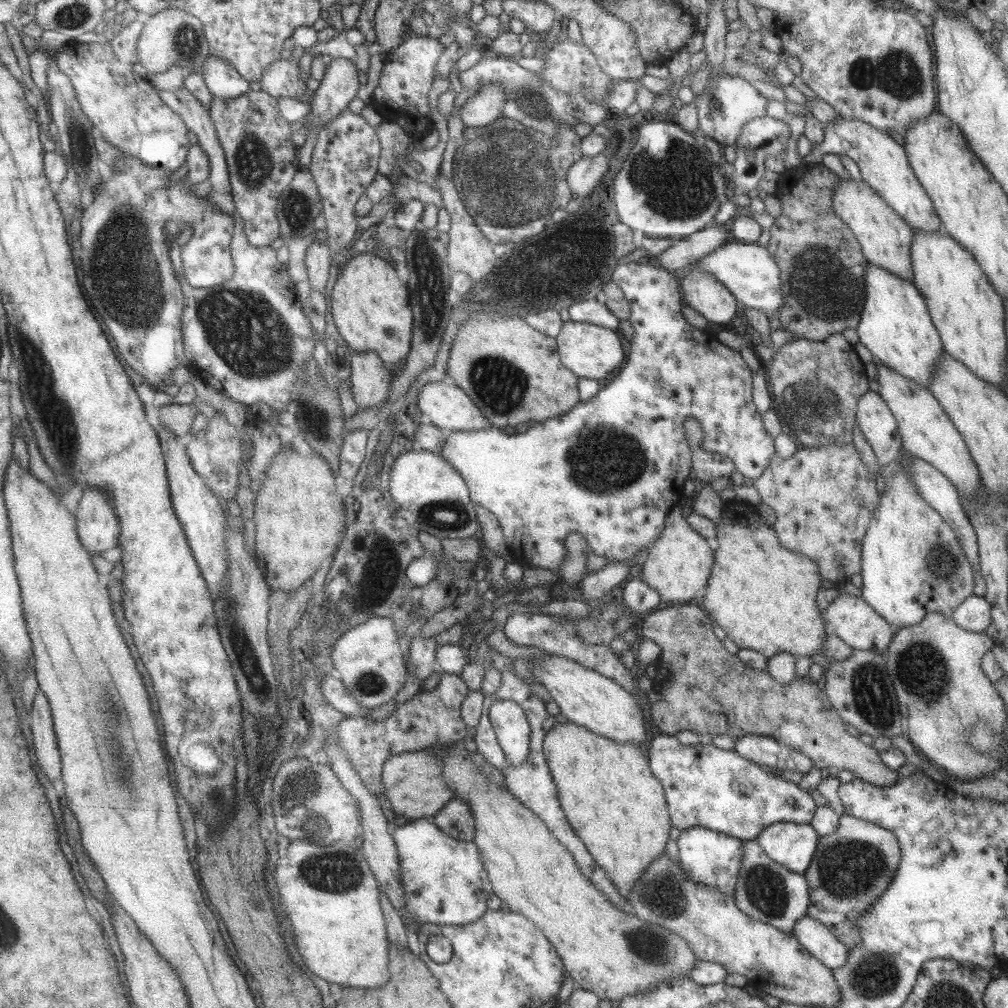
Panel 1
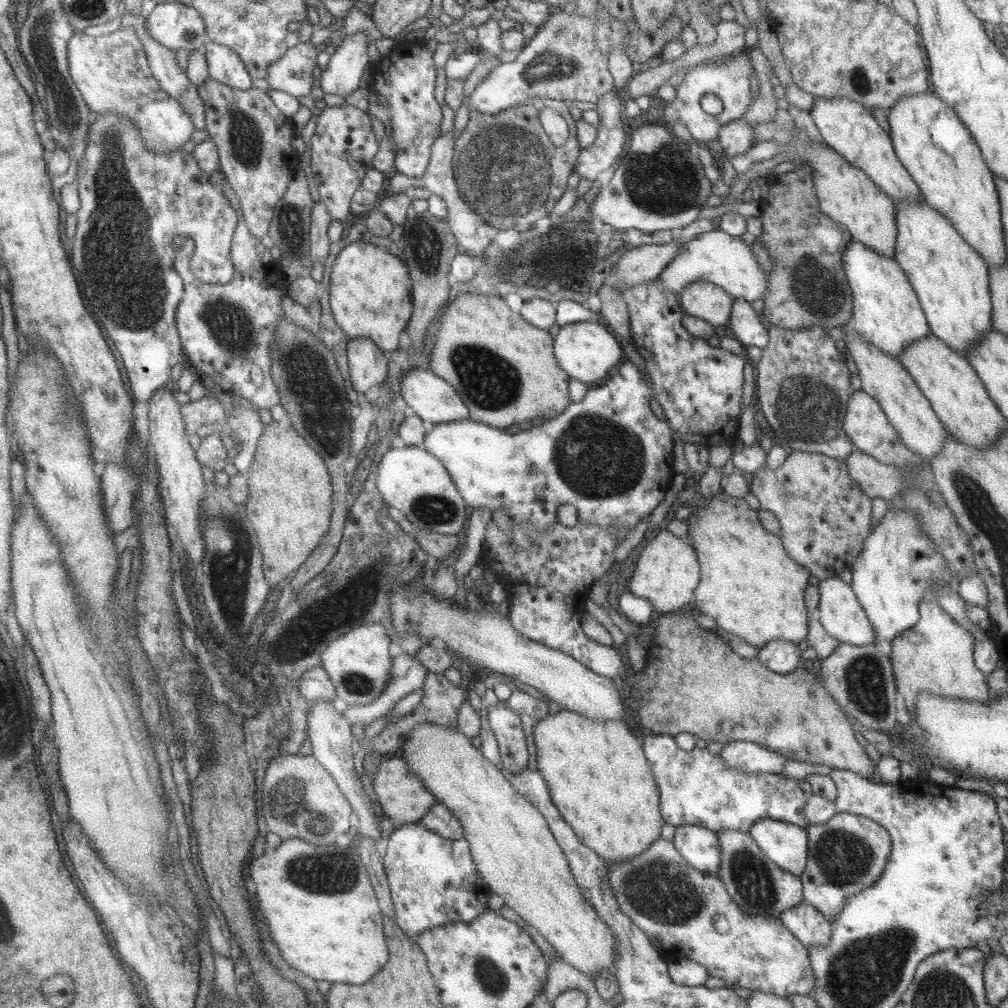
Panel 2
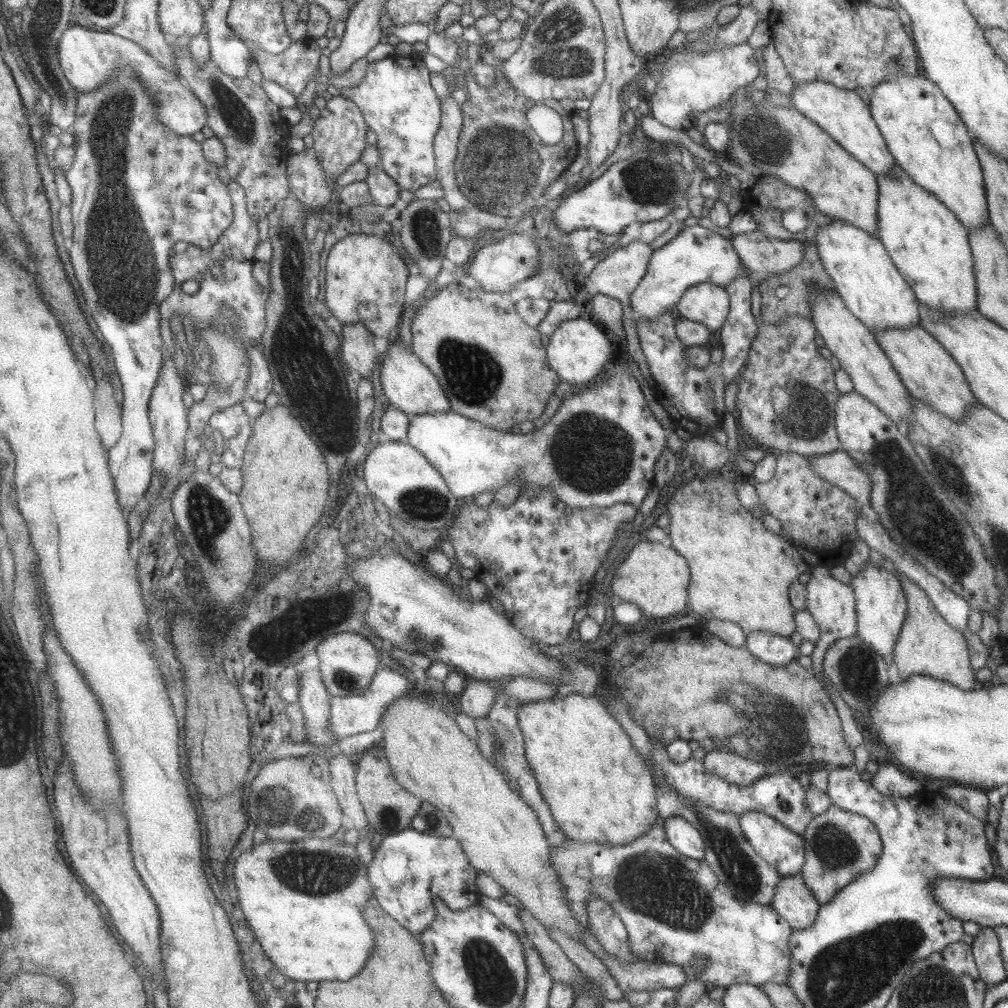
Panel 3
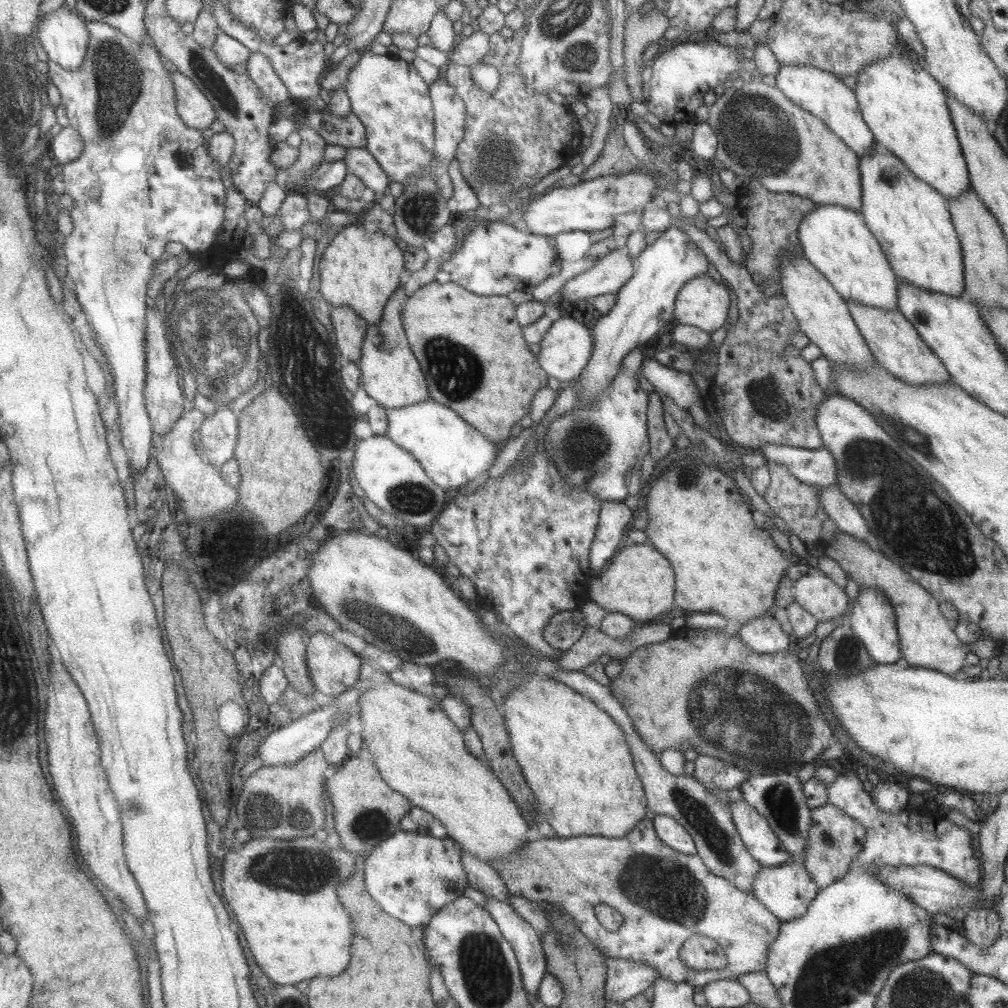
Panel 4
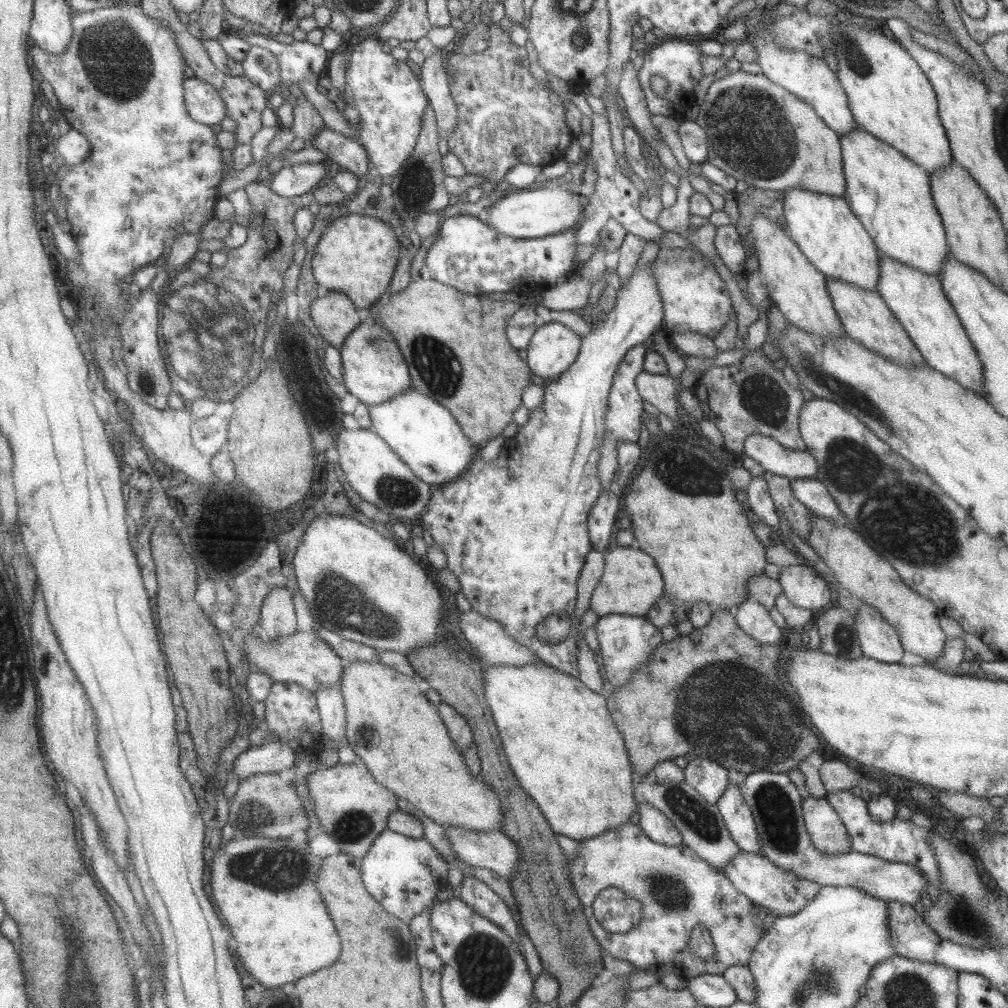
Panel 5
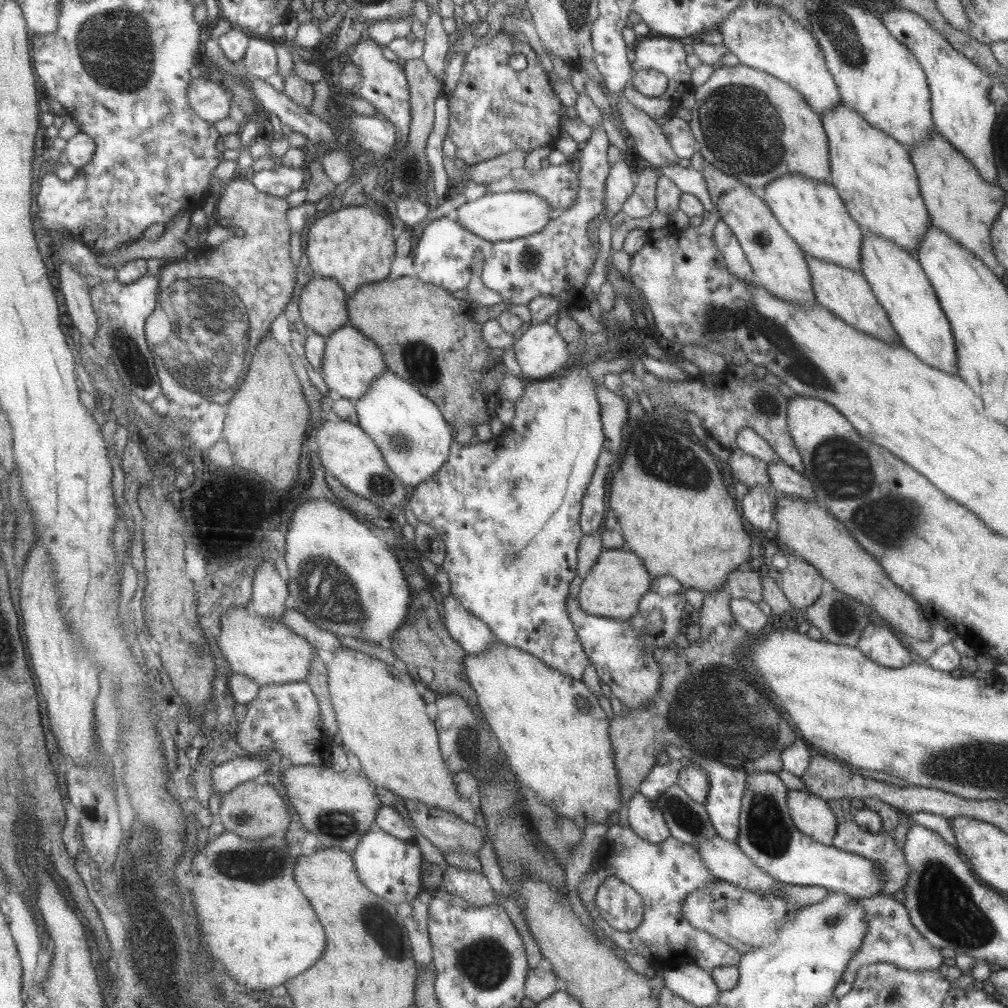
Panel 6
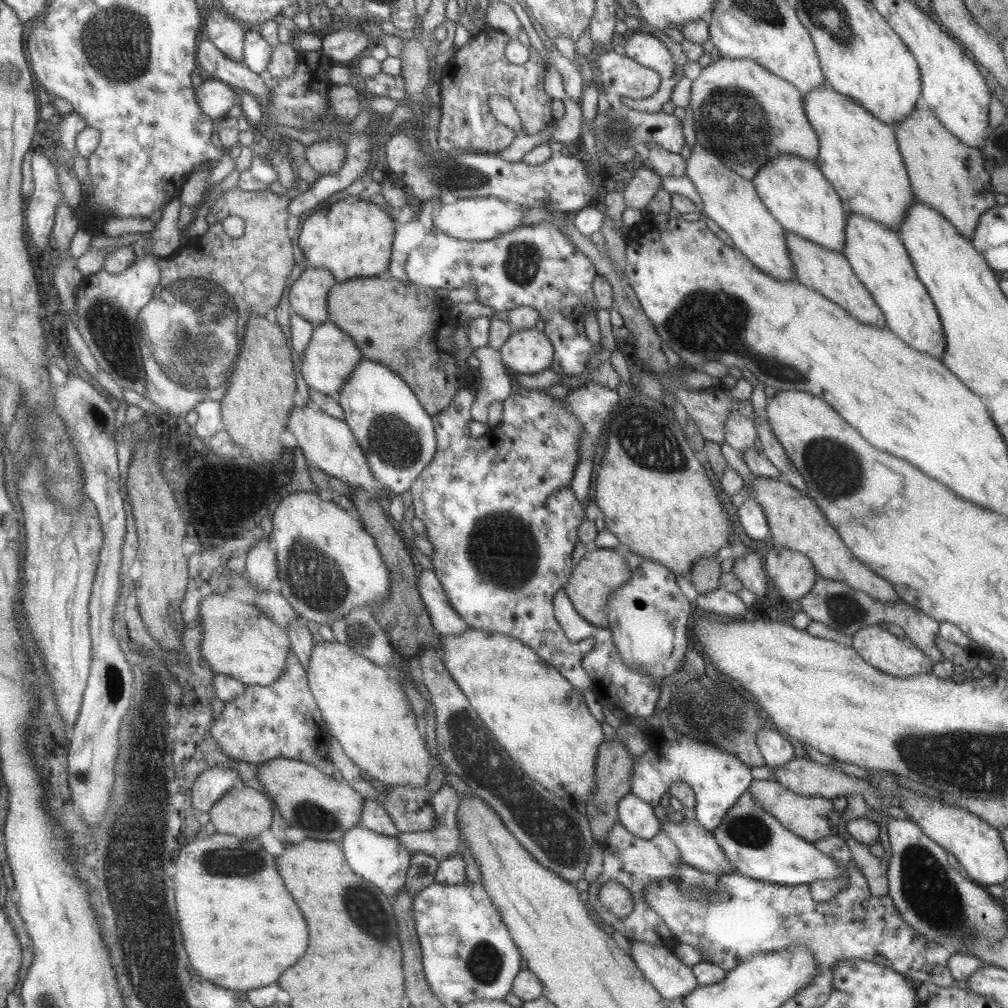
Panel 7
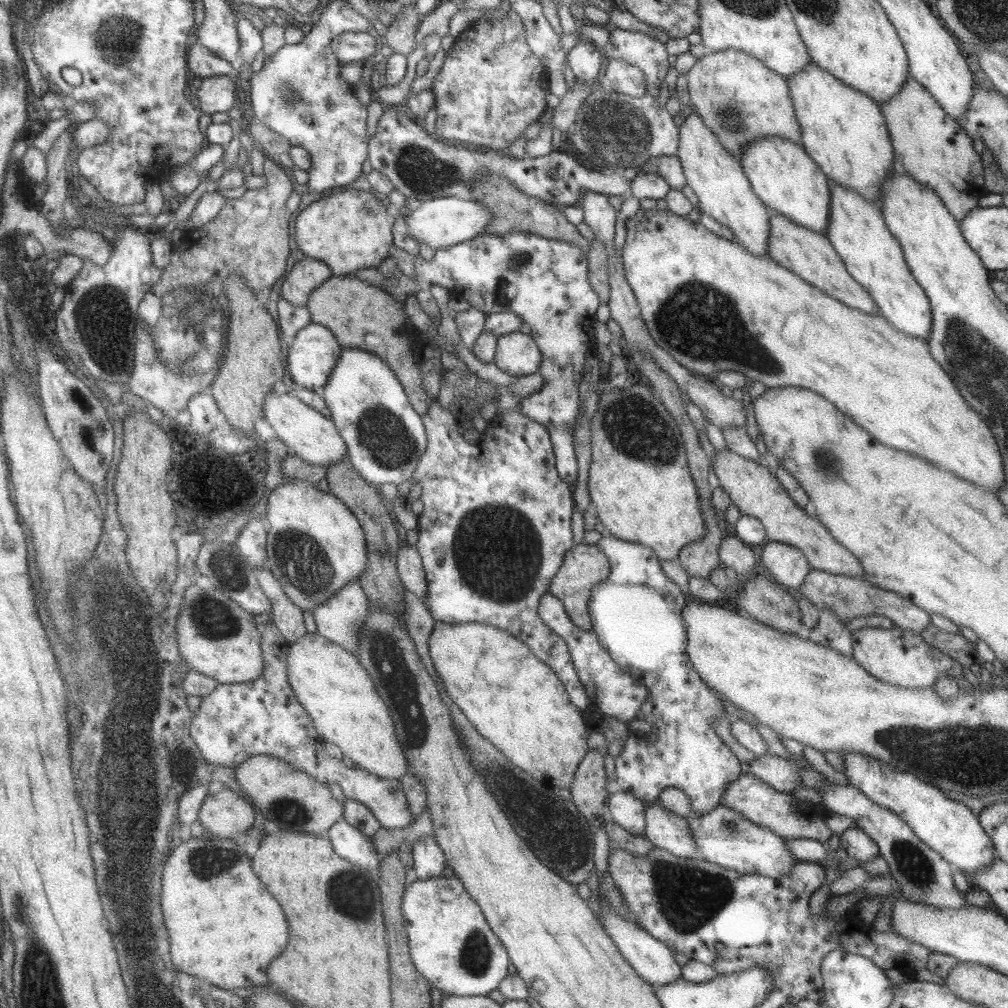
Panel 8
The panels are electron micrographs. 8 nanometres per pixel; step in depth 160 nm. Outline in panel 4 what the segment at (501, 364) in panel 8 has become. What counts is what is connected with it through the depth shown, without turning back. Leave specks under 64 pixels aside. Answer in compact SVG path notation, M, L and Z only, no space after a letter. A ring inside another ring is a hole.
M559 317L554 320L551 326L544 332L543 338L538 342L537 364L545 371L545 374L558 381L567 382L575 380L582 371L589 358L592 338L587 328L572 319L571 317Z

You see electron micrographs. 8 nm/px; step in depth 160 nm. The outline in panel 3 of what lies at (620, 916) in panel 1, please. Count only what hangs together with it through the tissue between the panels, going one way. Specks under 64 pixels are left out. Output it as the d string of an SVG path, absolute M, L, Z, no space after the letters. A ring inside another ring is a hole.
M413 691L395 699L385 710L380 724L385 729L381 745L388 753L396 779L403 788L433 804L448 818L452 837L460 841L469 864L491 876L505 894L514 896L520 908L529 911L543 928L557 928L565 932L567 938L583 944L583 933L588 929L583 929L571 916L555 869L550 864L551 846L536 814L515 791L509 789L501 773L479 753L475 741L461 733L455 717L442 711L426 695Z

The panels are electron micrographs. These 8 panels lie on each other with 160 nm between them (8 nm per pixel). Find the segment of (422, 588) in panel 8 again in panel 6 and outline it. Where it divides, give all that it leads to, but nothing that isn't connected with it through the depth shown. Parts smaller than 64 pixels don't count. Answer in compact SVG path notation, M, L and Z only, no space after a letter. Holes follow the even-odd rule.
M450 595L444 596L444 623L449 634L468 654L479 654L498 640L490 633L484 622L473 616Z

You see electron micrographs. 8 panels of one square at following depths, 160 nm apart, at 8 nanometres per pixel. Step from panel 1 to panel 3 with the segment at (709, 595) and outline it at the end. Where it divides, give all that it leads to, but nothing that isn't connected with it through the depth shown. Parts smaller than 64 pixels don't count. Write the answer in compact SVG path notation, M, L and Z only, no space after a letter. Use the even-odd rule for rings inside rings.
M703 475L701 478L693 478L687 484L679 484L675 486L675 490L671 492L671 496L665 502L667 515L669 515L669 524L667 524L667 536L669 536L670 547L685 559L689 567L689 586L687 588L687 599L689 608L691 608L693 615L699 619L719 619L728 620L737 624L742 628L742 631L748 635L753 631L769 631L773 634L789 637L795 631L794 612L789 604L789 584L793 584L797 580L797 576L801 572L809 570L807 563L802 556L787 542L782 539L780 535L769 532L763 527L761 520L753 518L750 512L739 502L737 494L735 494L735 486L733 482L728 482L725 478L717 475Z

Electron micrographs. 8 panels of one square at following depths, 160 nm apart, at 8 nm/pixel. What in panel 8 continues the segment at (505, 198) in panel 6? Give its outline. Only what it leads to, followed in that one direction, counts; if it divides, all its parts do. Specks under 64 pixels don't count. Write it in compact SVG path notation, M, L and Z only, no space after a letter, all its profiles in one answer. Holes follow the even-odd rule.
M439 197L422 201L419 207L404 216L404 222L410 236L425 243L433 250L452 247L454 244L469 240L485 232L492 220L492 212L483 204L471 198L461 200L455 197Z

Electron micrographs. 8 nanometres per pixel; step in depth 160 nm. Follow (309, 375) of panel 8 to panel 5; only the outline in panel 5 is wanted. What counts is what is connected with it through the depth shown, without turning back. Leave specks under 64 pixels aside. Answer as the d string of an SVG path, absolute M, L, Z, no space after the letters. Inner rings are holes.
M374 316L352 332L340 351L345 370L345 386L351 394L355 394L367 405L387 402L393 396L413 387L411 368L408 360L405 360L404 353L401 352L400 344L388 328L376 322Z

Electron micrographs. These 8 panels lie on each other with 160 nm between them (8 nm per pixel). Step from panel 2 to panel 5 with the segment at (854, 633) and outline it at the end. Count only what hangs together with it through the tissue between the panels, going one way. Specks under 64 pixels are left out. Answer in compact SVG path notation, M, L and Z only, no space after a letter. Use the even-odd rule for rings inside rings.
M808 564L779 567L777 583L793 606L818 613L834 603L833 590Z

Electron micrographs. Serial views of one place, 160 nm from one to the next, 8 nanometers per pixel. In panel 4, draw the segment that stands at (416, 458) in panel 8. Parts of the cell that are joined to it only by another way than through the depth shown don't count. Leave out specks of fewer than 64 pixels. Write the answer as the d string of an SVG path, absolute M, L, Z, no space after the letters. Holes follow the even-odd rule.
M433 400L413 403L408 407L388 409L389 428L387 436L401 448L413 454L435 484L452 493L475 481L483 471L489 470L497 458L499 444L488 440L469 425L452 408Z

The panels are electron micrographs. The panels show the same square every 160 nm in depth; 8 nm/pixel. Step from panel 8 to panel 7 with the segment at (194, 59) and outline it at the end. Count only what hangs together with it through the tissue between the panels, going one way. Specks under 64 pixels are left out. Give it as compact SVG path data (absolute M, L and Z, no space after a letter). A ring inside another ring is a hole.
M210 39L199 42L198 66L203 80L219 79L234 88L253 93L266 104L269 100L268 80L253 72L245 62L227 57Z

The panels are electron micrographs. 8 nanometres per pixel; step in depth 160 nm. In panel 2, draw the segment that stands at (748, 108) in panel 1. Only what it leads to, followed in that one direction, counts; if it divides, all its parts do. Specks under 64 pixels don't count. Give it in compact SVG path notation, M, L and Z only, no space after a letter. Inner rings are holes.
M739 54L725 58L722 63L694 66L674 86L675 98L667 102L667 106L665 108L663 107L658 119L671 126L675 121L681 121L692 136L693 142L703 144L709 140L716 139L717 129L719 127L727 124L727 122L739 120L743 116L743 112L751 106L755 97L755 93L750 88L750 76L752 72L753 67L751 61ZM707 92L712 92L723 102L721 114L711 116L711 114L707 114L707 112L701 110L699 101Z

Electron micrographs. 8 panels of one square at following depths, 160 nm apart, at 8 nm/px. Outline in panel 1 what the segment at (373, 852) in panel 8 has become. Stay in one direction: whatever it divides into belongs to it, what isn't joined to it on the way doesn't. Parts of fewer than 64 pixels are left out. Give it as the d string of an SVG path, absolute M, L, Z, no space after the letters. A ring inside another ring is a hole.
M431 818L408 820L404 825L392 829L392 831L399 849L399 856L402 866L402 880L405 889L404 898L406 898L404 900L404 903L407 904L408 910L410 910L410 914L412 914L412 916L417 916L416 922L418 923L411 923L409 925L409 930L412 930L413 932L417 933L419 932L419 927L422 927L422 925L427 923L443 925L469 924L475 922L475 920L479 919L480 916L488 910L488 908L485 905L485 902L487 902L487 898L493 893L492 883L491 880L488 878L487 873L485 872L485 869L483 867L483 861L480 856L480 851L473 841L457 840L456 837L449 836L449 833L443 832L431 820Z

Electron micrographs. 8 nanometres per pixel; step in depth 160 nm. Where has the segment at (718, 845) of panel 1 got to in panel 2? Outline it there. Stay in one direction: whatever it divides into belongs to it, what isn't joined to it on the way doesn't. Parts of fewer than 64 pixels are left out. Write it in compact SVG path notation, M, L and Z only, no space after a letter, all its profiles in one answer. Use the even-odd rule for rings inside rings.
M680 824L675 827L671 842L695 870L716 875L719 847L715 831L694 824Z

